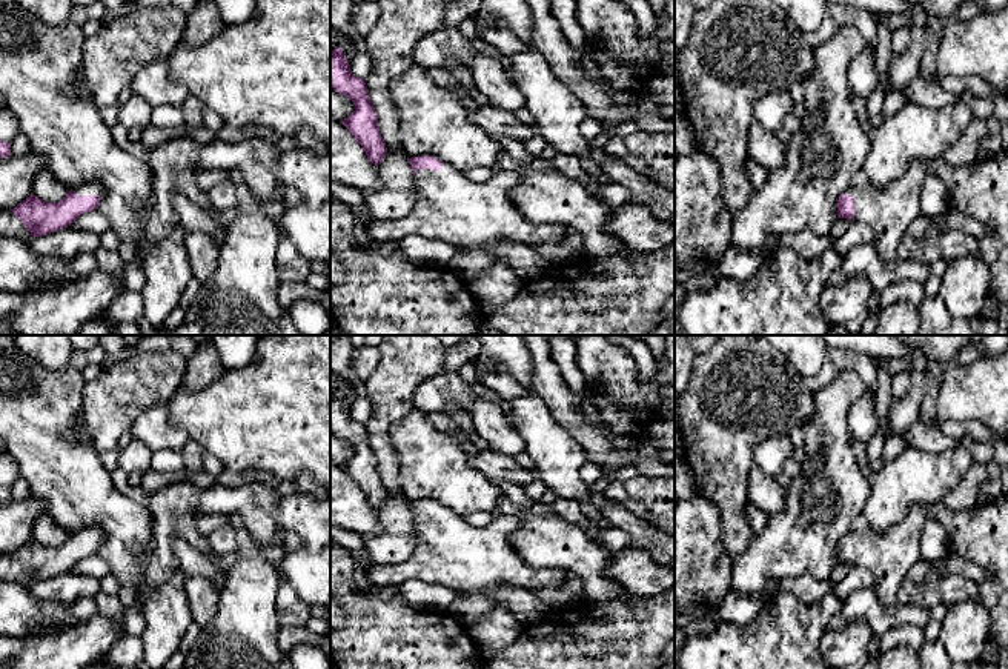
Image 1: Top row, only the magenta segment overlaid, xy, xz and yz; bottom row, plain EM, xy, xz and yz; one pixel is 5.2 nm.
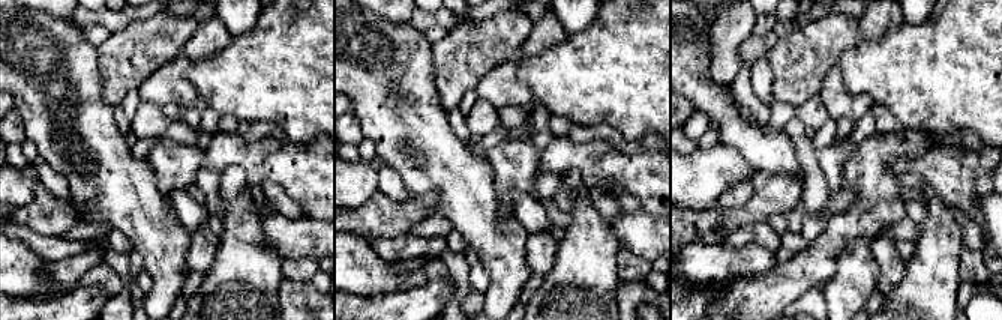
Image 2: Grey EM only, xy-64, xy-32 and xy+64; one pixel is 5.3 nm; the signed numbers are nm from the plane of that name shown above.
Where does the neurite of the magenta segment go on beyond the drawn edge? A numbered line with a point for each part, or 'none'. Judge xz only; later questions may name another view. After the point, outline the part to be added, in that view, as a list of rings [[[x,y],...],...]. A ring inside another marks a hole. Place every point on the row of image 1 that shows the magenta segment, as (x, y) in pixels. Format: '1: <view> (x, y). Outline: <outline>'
1: xz (450, 208). Outline: [[[444,163],[441,171],[419,169],[415,174],[415,205],[406,217],[373,220],[364,205],[360,220],[375,241],[398,241],[407,235],[439,240],[453,248],[499,240],[529,246],[561,241],[570,229],[535,225],[510,200],[509,192],[519,183],[521,177],[512,171],[499,171],[487,181],[475,183]]]

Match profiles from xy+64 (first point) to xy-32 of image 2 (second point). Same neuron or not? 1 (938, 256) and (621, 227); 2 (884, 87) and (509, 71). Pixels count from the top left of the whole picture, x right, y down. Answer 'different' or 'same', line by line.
1: different
2: different

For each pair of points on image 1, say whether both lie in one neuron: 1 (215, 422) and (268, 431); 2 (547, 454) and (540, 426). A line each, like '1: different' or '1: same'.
1: same
2: same

